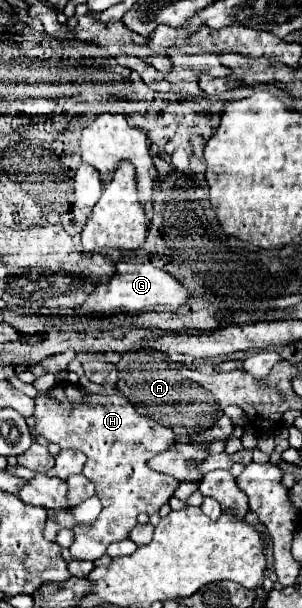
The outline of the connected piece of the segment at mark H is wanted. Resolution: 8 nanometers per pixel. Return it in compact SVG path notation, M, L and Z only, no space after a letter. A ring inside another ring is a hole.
M54 385L34 397L36 425L30 429L34 437L46 437L62 449L80 449L86 455L84 475L94 483L96 497L102 501L102 513L92 525L74 525L74 543L70 545L72 559L96 561L106 553L112 541L122 541L136 525L138 513L154 515L172 497L178 481L170 475L152 471L146 461L150 455L164 451L174 443L176 435L160 423L146 419L134 411L134 405L124 395L86 393L80 385Z

